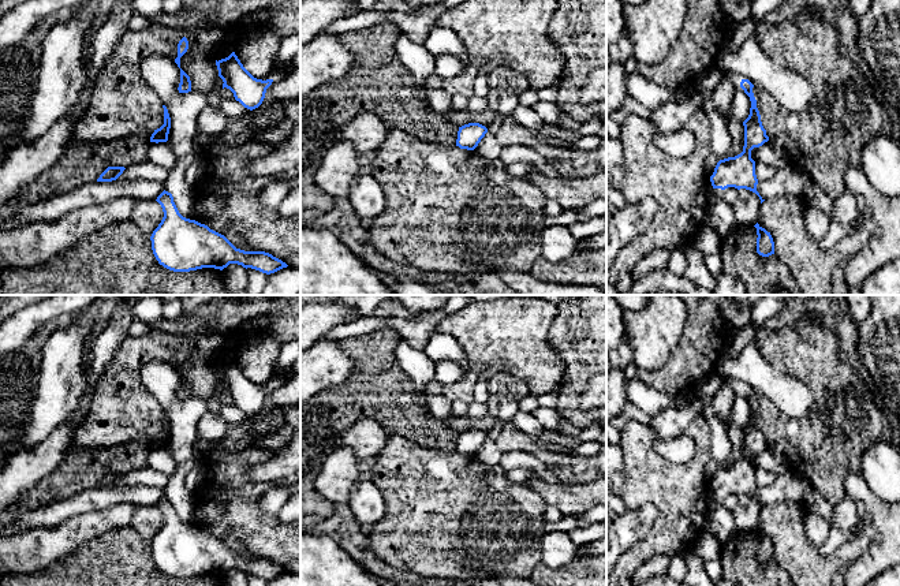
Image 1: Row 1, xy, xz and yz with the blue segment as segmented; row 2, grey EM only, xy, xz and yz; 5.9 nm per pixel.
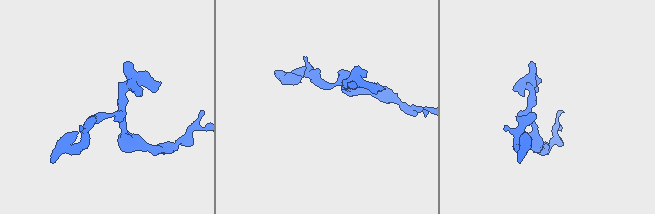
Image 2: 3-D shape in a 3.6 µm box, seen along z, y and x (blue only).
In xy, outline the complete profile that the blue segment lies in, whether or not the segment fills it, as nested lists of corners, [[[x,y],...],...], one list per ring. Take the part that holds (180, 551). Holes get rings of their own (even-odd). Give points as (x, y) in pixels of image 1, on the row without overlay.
[[[165,496],[156,507],[161,511],[164,523],[150,542],[152,556],[158,570],[169,576],[223,576],[229,570],[238,570],[270,581],[288,572],[269,559],[236,555],[224,541],[183,523],[172,500]]]

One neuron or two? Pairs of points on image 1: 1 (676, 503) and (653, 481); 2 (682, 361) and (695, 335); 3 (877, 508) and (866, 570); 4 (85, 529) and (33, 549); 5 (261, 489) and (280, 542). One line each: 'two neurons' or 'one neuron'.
1: one neuron
2: one neuron
3: one neuron
4: one neuron
5: one neuron

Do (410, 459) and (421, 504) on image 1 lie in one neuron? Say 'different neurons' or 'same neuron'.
same neuron

